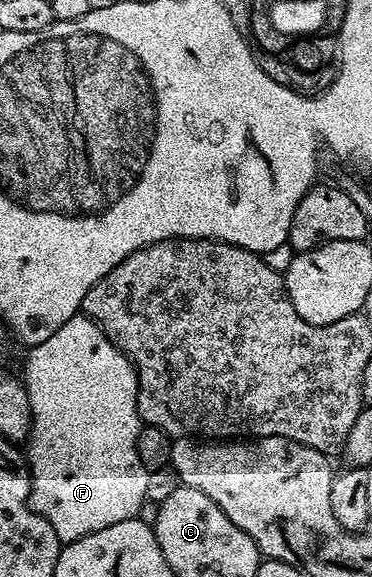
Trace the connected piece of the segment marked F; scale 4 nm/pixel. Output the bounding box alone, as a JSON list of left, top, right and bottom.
[21,313,148,545]

